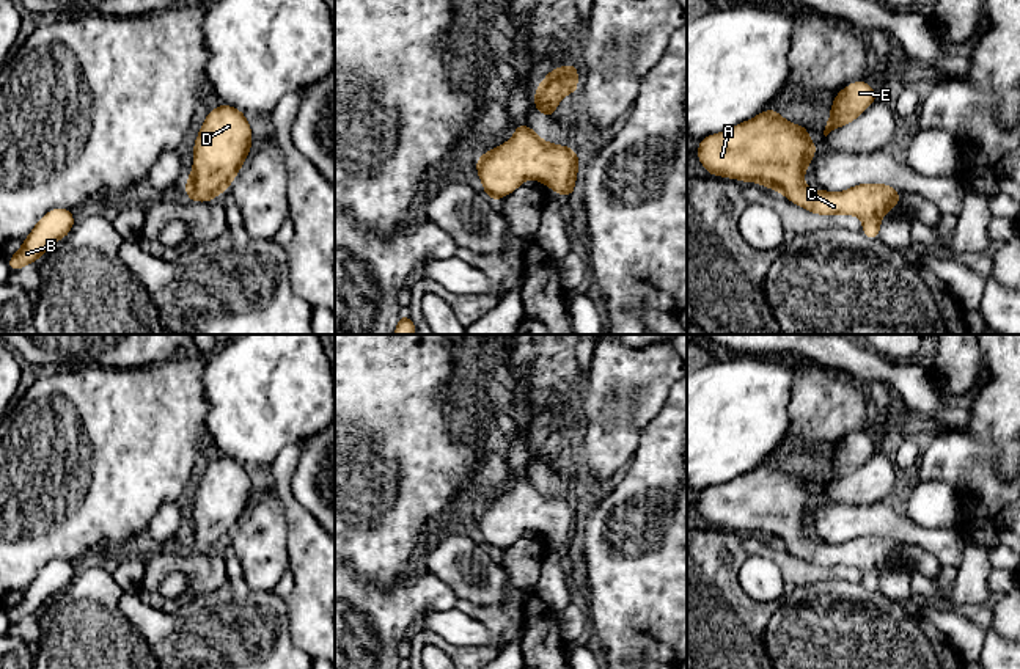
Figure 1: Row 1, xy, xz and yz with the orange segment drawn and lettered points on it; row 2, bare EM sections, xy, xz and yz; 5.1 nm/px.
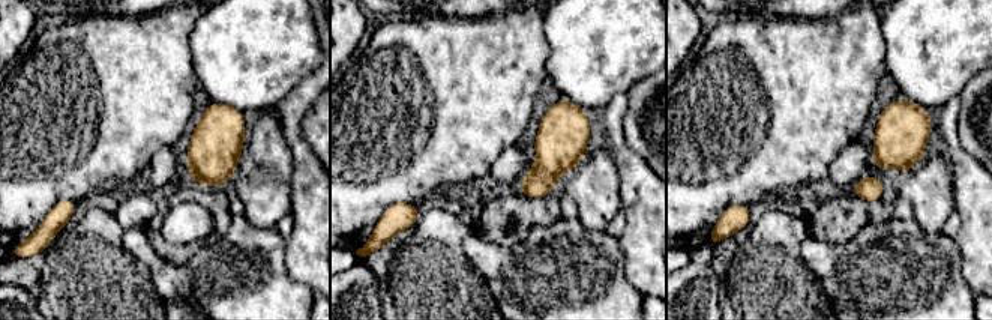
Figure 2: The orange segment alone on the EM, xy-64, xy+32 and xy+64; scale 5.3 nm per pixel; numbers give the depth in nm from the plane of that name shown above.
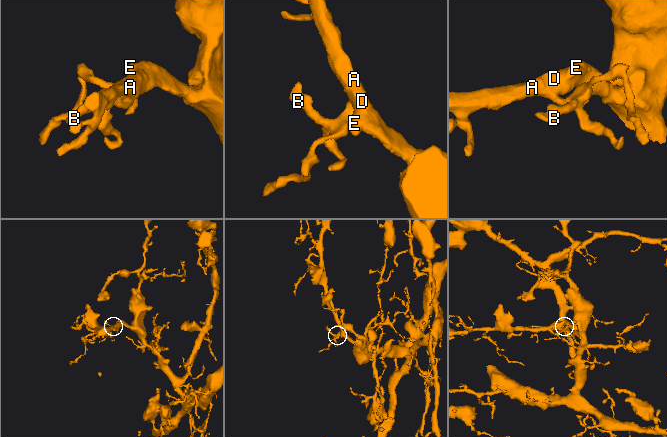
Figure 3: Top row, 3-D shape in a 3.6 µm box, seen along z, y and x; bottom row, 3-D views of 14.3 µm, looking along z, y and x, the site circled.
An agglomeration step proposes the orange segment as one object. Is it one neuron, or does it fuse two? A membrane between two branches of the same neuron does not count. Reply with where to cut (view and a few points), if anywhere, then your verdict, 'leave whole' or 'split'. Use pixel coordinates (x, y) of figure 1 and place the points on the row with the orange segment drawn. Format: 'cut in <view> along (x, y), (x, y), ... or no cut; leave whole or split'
no cut; leave whole

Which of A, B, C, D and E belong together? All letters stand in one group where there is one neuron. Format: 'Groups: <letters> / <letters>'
Groups: A B C D E

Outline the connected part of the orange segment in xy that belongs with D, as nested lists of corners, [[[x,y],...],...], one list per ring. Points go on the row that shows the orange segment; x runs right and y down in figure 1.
[[[226,104],[211,110],[193,144],[193,170],[184,185],[185,196],[207,203],[222,195],[247,160],[251,144],[245,113]]]

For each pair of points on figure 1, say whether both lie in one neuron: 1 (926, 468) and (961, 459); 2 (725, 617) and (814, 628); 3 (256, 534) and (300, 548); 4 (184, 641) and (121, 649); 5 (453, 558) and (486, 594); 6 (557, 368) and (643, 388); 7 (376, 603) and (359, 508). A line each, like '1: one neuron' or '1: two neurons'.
1: one neuron
2: two neurons
3: two neurons
4: two neurons
5: one neuron
6: two neurons
7: two neurons

